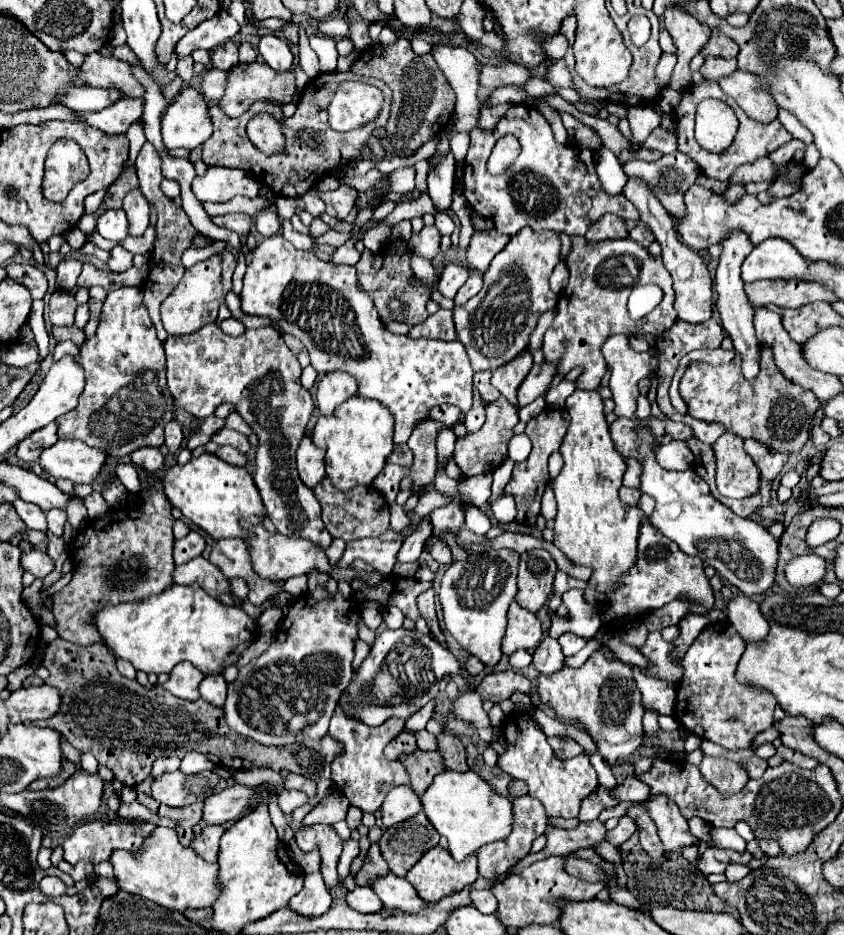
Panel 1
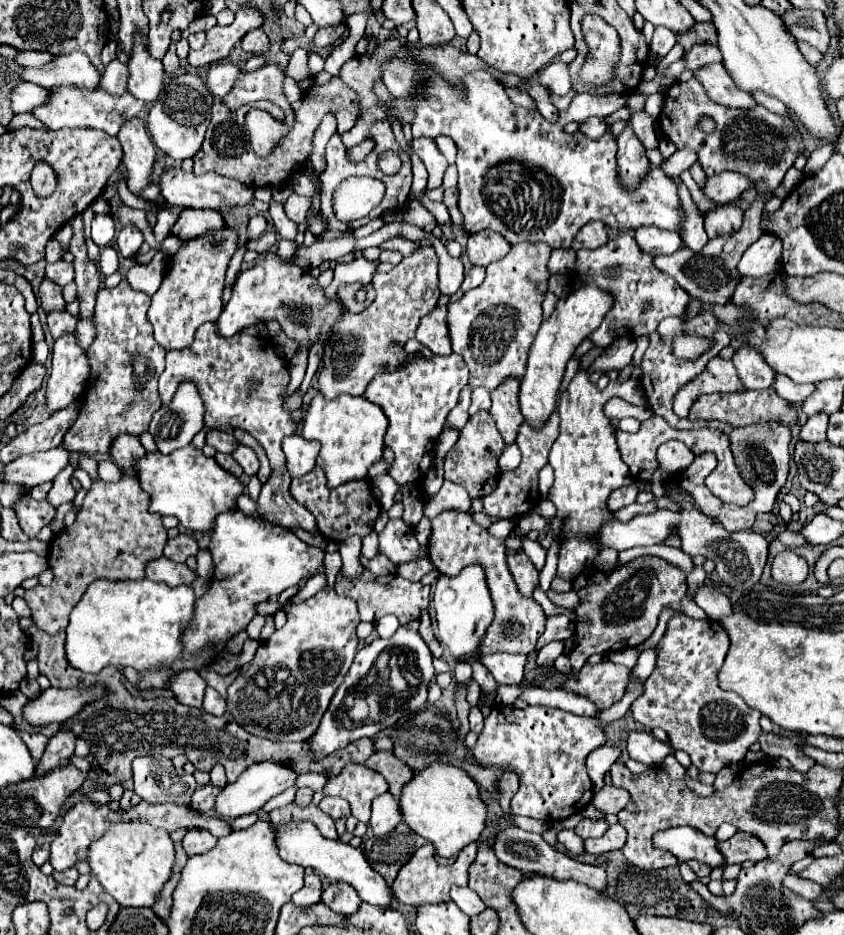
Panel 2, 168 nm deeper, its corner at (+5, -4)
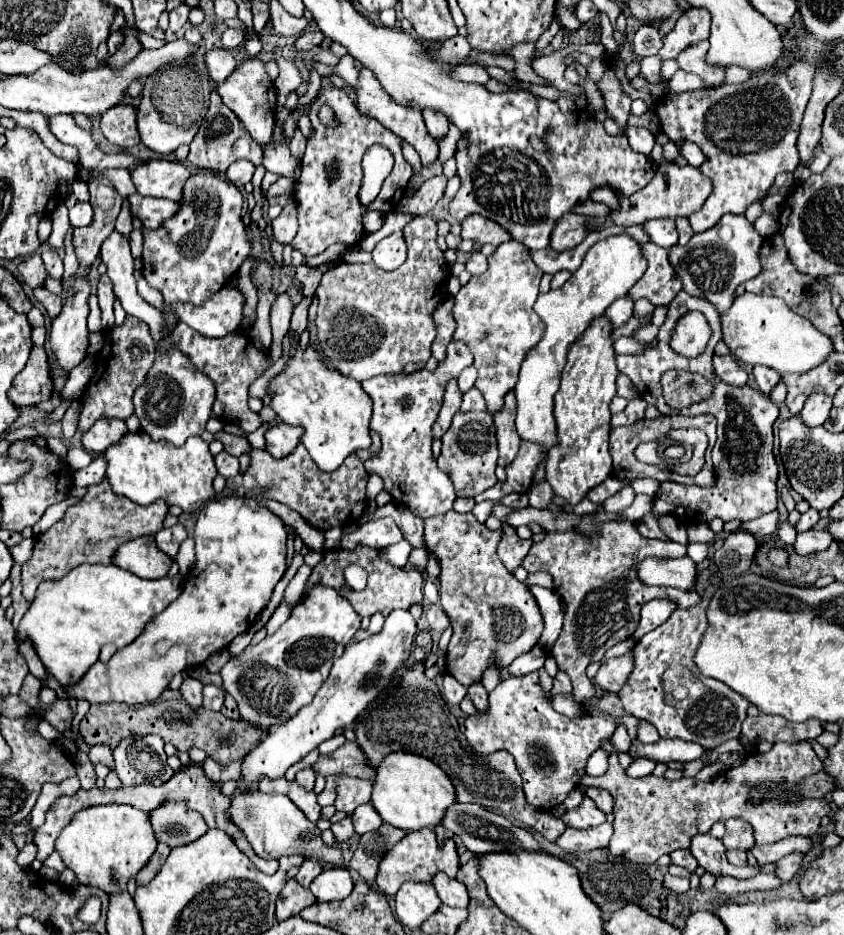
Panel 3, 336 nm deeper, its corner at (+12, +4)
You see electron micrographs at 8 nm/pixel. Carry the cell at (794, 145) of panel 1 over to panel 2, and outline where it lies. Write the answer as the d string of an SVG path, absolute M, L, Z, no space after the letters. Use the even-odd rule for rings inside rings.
M759 192L755 202L745 210L745 220L743 220L743 226L739 232L733 232L731 236L727 236L723 242L721 242L721 250L719 250L719 260L717 260L717 238L715 240L709 240L707 246L703 248L703 252L691 252L689 248L681 248L673 254L659 254L659 256L653 256L653 264L663 270L665 274L673 276L677 280L679 286L683 286L689 296L693 298L699 298L703 302L711 302L711 304L725 304L727 300L731 300L733 292L735 292L735 286L739 282L739 274L737 274L737 262L741 260L743 252L763 234L761 228L759 228L759 222L761 222L761 214L765 210L765 204L767 204L767 198L771 196L773 192Z

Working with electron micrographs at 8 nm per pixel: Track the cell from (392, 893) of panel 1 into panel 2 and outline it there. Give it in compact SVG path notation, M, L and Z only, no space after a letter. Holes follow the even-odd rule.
M289 822L287 826L275 824L275 830L277 830L277 834L275 834L277 850L285 862L299 864L299 866L311 866L317 874L323 874L329 880L351 884L357 890L359 898L367 904L373 904L379 908L391 906L391 902L395 898L391 892L391 886L387 886L383 876L379 876L379 872L375 872L367 864L367 858L363 856L361 848L353 848L351 844L343 844L341 840L323 838L311 822Z

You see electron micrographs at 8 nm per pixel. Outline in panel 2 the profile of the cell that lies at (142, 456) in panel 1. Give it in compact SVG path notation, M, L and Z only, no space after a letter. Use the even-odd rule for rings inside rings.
M123 434L123 436L117 436L113 446L111 446L111 456L115 460L115 464L119 468L125 468L129 470L131 464L135 464L135 460L139 460L139 456L145 456L145 448L141 446L139 438L137 436L129 436L129 434Z

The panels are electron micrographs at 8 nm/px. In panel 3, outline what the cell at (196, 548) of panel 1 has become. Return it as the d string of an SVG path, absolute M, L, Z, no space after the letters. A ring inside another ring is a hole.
M176 524L172 528L162 528L158 534L156 534L156 544L160 550L164 550L170 558L176 556L182 540L186 538L186 530L182 524Z

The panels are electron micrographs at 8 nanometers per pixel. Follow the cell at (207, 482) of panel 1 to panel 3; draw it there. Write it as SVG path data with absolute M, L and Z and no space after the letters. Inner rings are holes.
M144 430L138 432L126 432L118 444L112 444L112 448L106 448L106 452L102 452L104 460L108 462L106 466L106 478L112 486L112 490L116 494L122 494L130 500L134 500L136 504L152 504L158 498L164 498L168 504L178 504L184 512L194 512L198 508L202 508L208 500L212 500L216 496L214 488L212 488L212 480L218 474L214 468L214 458L208 450L208 444L200 438L200 436L192 436L186 440L184 446L172 446L166 440L152 440Z

